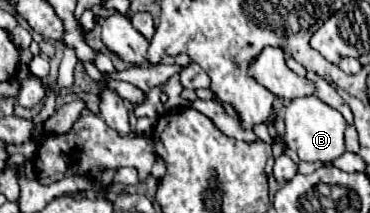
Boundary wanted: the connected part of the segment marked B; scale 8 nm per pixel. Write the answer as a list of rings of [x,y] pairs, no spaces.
[[[300,97],[286,105],[284,111],[286,121],[286,145],[298,153],[302,161],[320,161],[320,163],[332,163],[340,155],[346,153],[344,147],[344,131],[348,127],[346,119],[340,115],[340,111],[332,109],[330,105],[322,103],[318,97]]]

